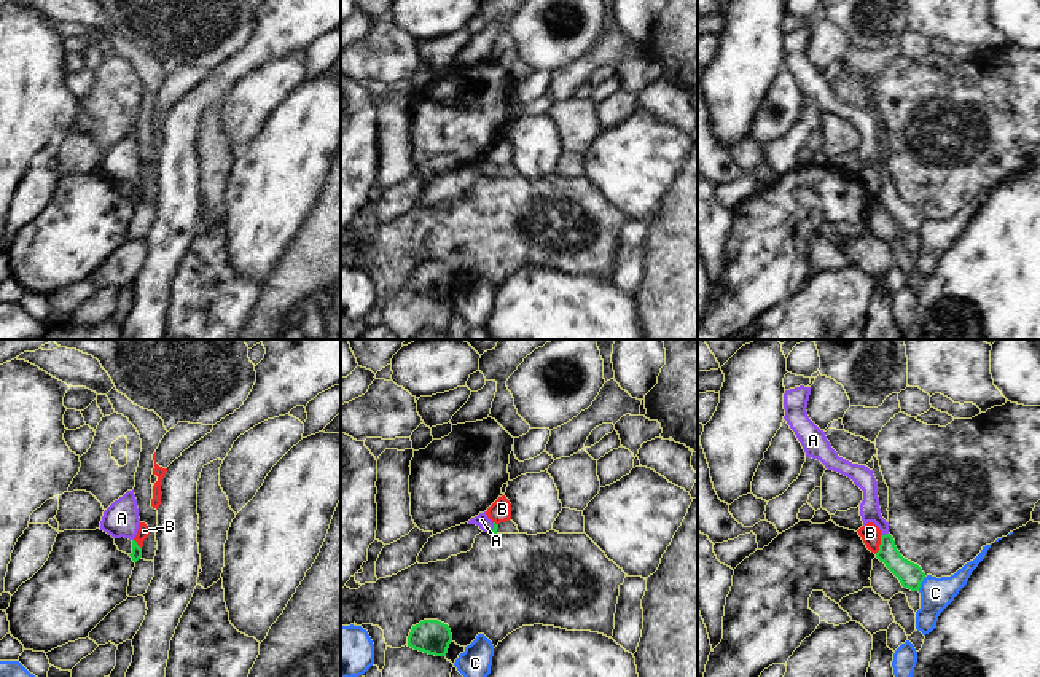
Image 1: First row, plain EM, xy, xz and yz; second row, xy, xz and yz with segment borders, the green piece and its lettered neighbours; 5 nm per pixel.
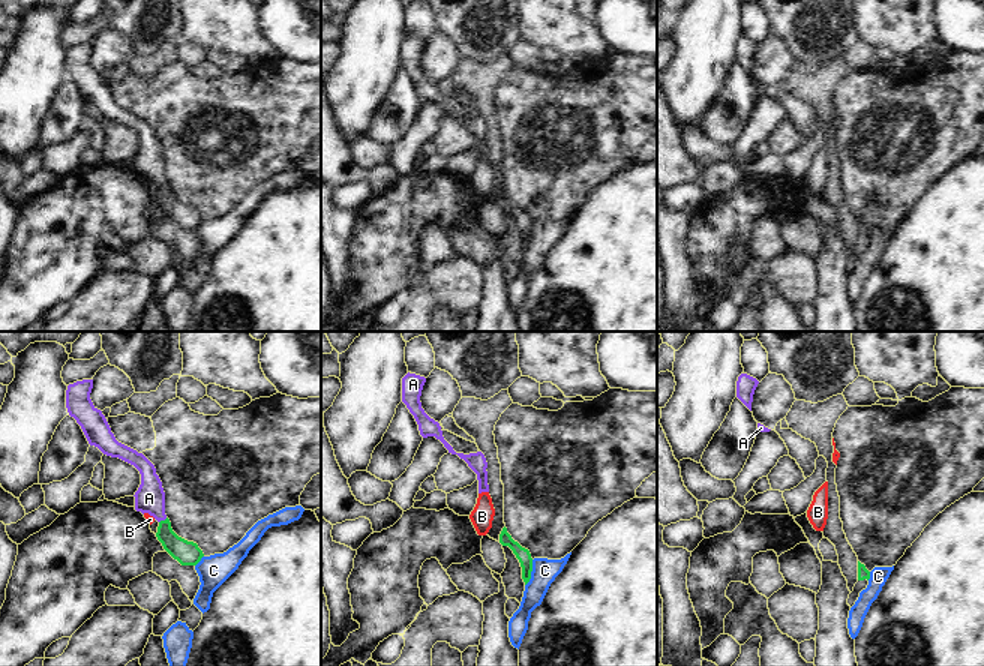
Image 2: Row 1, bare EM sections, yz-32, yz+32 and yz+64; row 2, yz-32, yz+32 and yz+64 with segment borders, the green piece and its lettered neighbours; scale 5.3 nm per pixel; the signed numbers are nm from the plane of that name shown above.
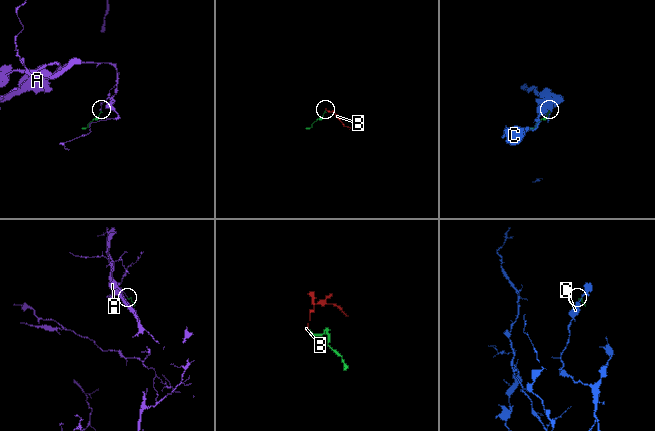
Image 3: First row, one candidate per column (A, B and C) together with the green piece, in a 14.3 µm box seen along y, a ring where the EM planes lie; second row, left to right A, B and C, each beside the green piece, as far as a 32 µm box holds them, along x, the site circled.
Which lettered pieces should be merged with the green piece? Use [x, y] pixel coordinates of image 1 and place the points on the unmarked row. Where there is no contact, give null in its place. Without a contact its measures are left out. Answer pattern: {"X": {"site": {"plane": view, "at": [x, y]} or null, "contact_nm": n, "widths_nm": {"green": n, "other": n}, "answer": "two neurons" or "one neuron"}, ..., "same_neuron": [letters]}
{"A": {"site": {"plane": "yz", "at": [886, 177]}, "contact_nm": 40, "widths_nm": {"green": 120, "other": 110}, "answer": "one neuron"}, "B": {"site": {"plane": "yz", "at": [879, 188]}, "contact_nm": 100, "widths_nm": {"green": 120, "other": 100}, "answer": "two neurons"}, "C": {"site": {"plane": "yz", "at": [921, 225]}, "contact_nm": 80, "widths_nm": {"green": 120, "other": 160}, "answer": "two neurons"}, "same_neuron": ["A"]}

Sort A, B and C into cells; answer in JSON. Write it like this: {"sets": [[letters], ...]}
{"sets": [["A"], ["B"], ["C"]]}

